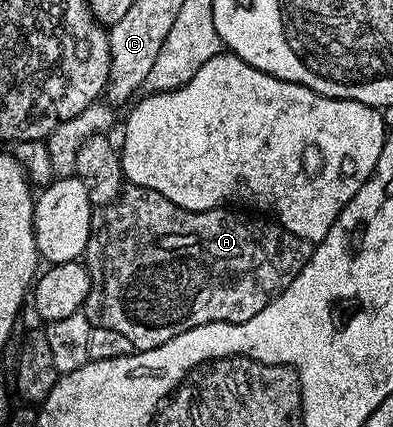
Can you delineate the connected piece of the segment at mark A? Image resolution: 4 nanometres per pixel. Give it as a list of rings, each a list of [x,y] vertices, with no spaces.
[[[135,183],[126,184],[113,202],[93,210],[91,231],[83,258],[87,271],[91,275],[91,291],[87,302],[88,312],[95,318],[96,324],[111,327],[111,331],[119,331],[119,335],[131,339],[133,348],[137,351],[154,349],[175,339],[175,335],[183,335],[183,331],[191,331],[195,327],[203,327],[207,323],[219,323],[220,321],[243,323],[247,319],[251,319],[251,315],[259,315],[259,311],[263,311],[263,307],[267,307],[267,303],[275,300],[282,290],[289,286],[291,279],[295,279],[295,275],[299,275],[299,271],[303,271],[311,252],[310,242],[299,239],[299,235],[287,231],[282,225],[276,224],[272,220],[269,221],[256,221],[253,217],[232,213],[229,207],[210,207],[203,211],[195,211],[191,207],[171,203],[171,199],[165,197],[159,189],[139,187]]]

